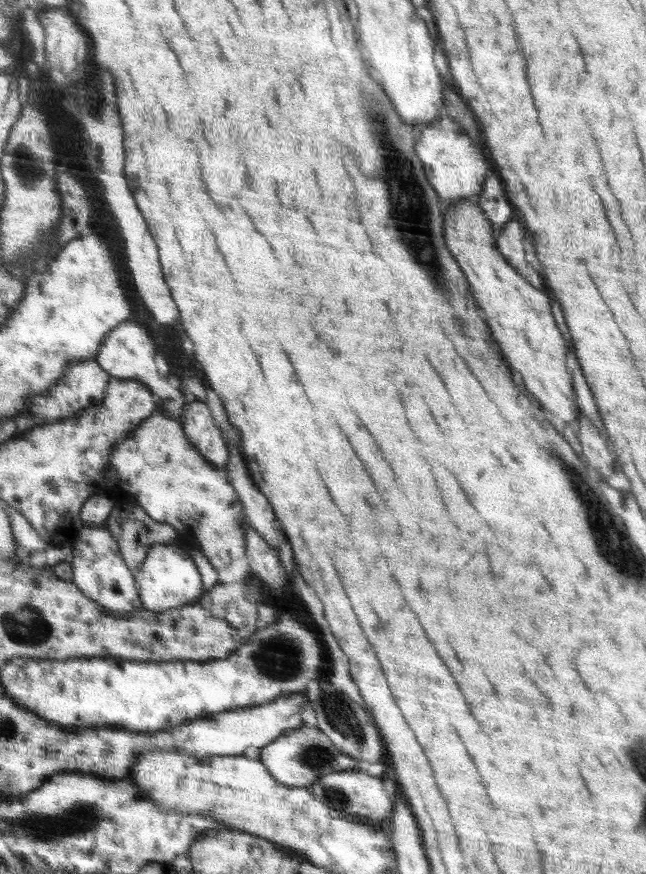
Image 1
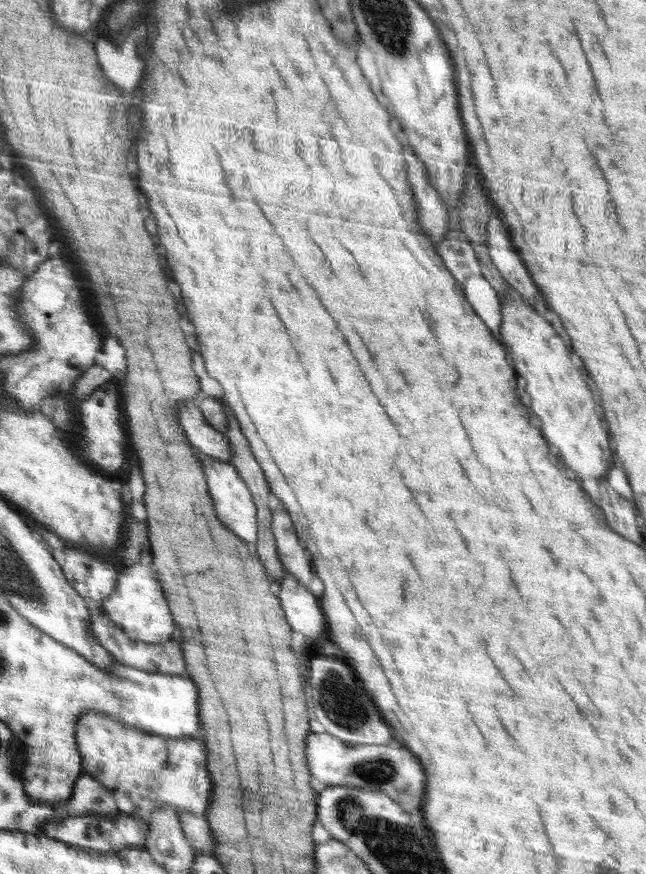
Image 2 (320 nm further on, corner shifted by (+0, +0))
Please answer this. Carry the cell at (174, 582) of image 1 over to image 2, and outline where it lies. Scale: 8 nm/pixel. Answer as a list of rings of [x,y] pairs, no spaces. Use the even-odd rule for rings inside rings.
[[[125,566],[121,569],[116,588],[102,602],[102,611],[134,640],[150,643],[164,643],[174,632],[174,620],[168,606],[163,587],[152,578],[150,566]]]

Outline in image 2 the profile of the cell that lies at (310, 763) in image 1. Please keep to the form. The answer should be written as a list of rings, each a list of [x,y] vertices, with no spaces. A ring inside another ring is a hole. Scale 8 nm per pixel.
[[[309,732],[305,742],[306,760],[310,776],[340,786],[358,786],[358,788],[382,791],[398,803],[407,813],[419,814],[418,808],[423,804],[426,776],[418,758],[406,747],[389,745],[357,745],[346,743],[330,733]]]

